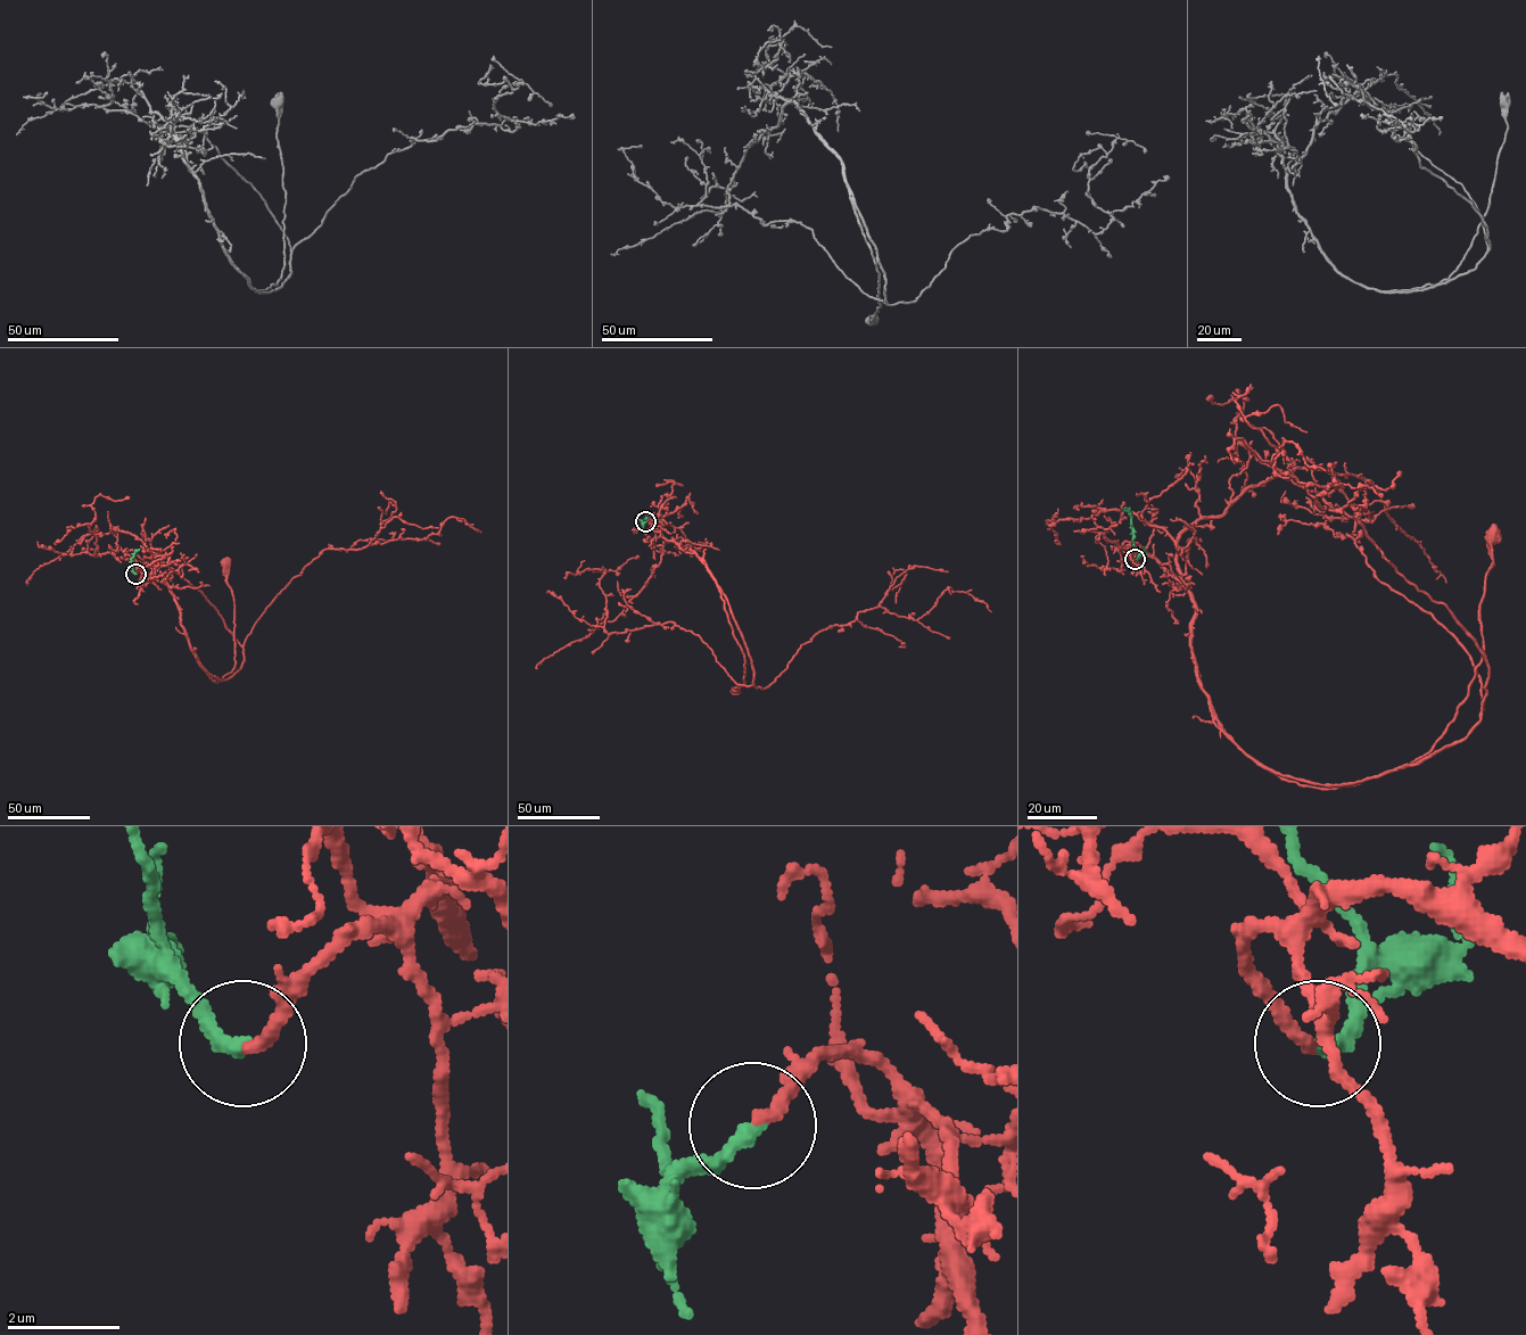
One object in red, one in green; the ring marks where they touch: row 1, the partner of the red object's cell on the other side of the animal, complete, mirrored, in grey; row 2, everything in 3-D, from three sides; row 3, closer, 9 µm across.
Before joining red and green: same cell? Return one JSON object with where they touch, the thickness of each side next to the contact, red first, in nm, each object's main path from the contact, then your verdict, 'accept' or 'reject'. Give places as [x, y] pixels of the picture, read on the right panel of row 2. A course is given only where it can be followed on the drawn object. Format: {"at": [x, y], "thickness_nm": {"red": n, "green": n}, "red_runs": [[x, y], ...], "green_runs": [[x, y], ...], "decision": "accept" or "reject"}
{"at": [1135, 559], "thickness_nm": {"red": 240, "green": 300}, "red_runs": [[1136, 559], [1196, 607], [1219, 726], [1329, 788], [1410, 765], [1453, 719], [1491, 538]], "green_runs": [[1136, 559], [1138, 553], [1133, 547], [1131, 517], [1123, 508]], "decision": "accept"}

